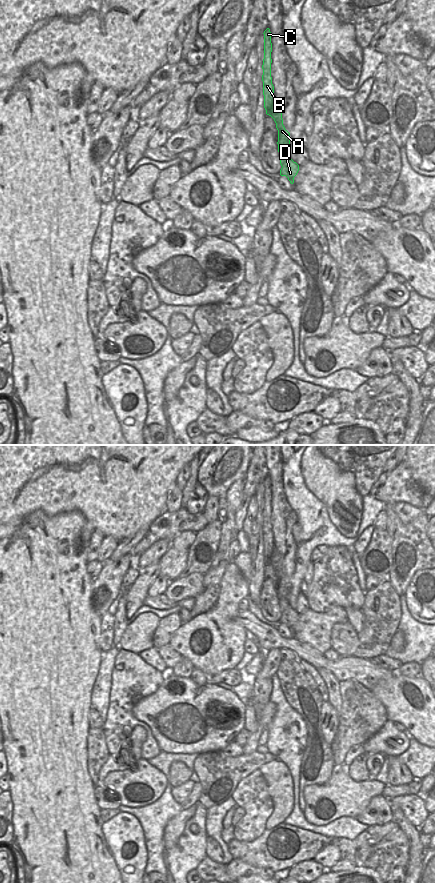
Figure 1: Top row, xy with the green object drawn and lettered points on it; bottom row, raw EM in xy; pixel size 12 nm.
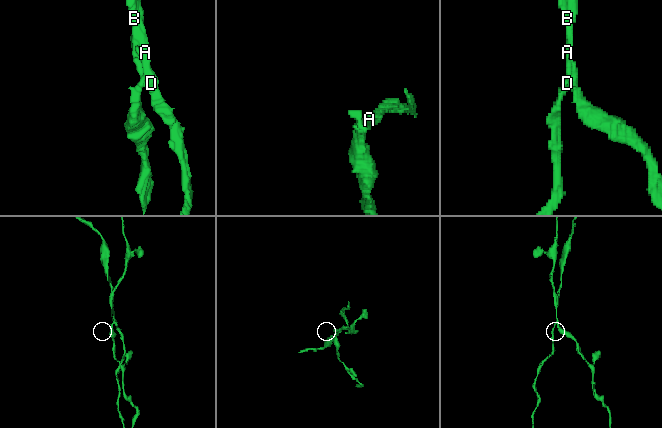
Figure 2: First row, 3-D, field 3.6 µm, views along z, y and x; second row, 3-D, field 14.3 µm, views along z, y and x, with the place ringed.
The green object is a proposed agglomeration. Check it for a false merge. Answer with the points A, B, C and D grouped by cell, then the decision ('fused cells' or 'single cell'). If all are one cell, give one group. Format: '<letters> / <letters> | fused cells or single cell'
A D / B C | fused cells

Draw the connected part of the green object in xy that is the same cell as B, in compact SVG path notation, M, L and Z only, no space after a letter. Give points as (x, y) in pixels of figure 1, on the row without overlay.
M267 476L264 479L264 507L263 507L263 543L264 543L264 556L266 562L271 564L271 556L274 551L274 534L272 532L271 525L271 500L272 500L272 491L271 491L271 480Z

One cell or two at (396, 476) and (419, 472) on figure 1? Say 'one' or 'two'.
two

